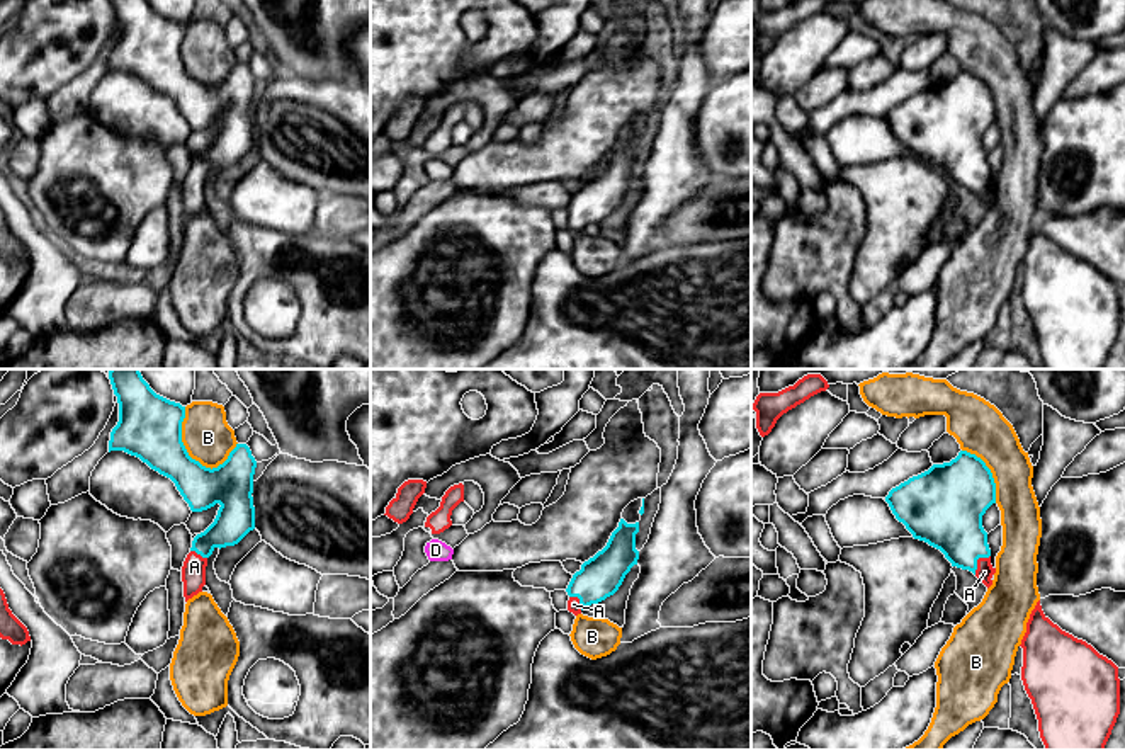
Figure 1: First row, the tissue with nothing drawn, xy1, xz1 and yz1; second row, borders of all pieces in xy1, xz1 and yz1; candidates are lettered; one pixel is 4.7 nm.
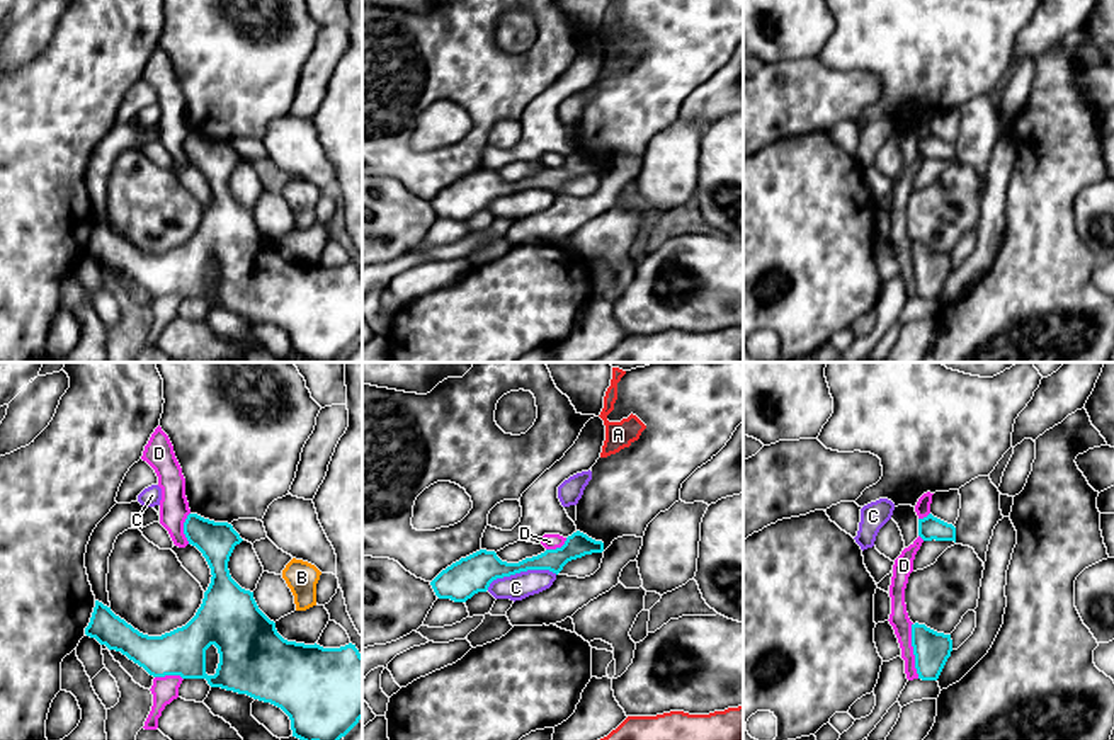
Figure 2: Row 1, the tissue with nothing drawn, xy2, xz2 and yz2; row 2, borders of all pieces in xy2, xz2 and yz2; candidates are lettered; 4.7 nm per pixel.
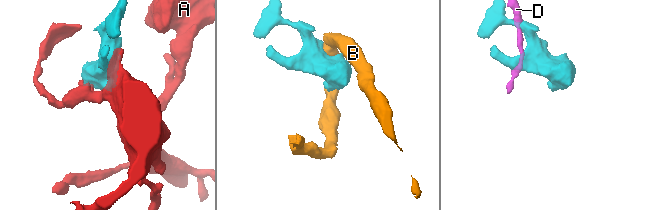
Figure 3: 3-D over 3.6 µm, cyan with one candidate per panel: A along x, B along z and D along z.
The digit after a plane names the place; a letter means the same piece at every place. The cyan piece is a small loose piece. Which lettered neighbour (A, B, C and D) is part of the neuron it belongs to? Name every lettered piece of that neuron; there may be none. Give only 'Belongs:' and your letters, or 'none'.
Belongs: A

